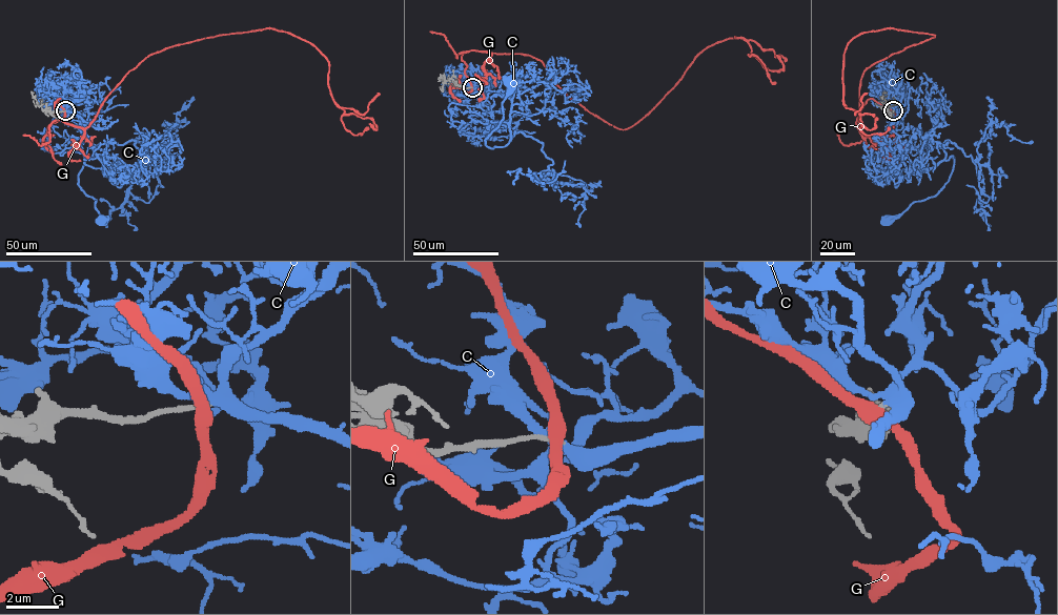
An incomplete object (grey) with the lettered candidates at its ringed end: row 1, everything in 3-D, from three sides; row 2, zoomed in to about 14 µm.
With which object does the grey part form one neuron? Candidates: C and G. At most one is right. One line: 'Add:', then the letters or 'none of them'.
Add: C

